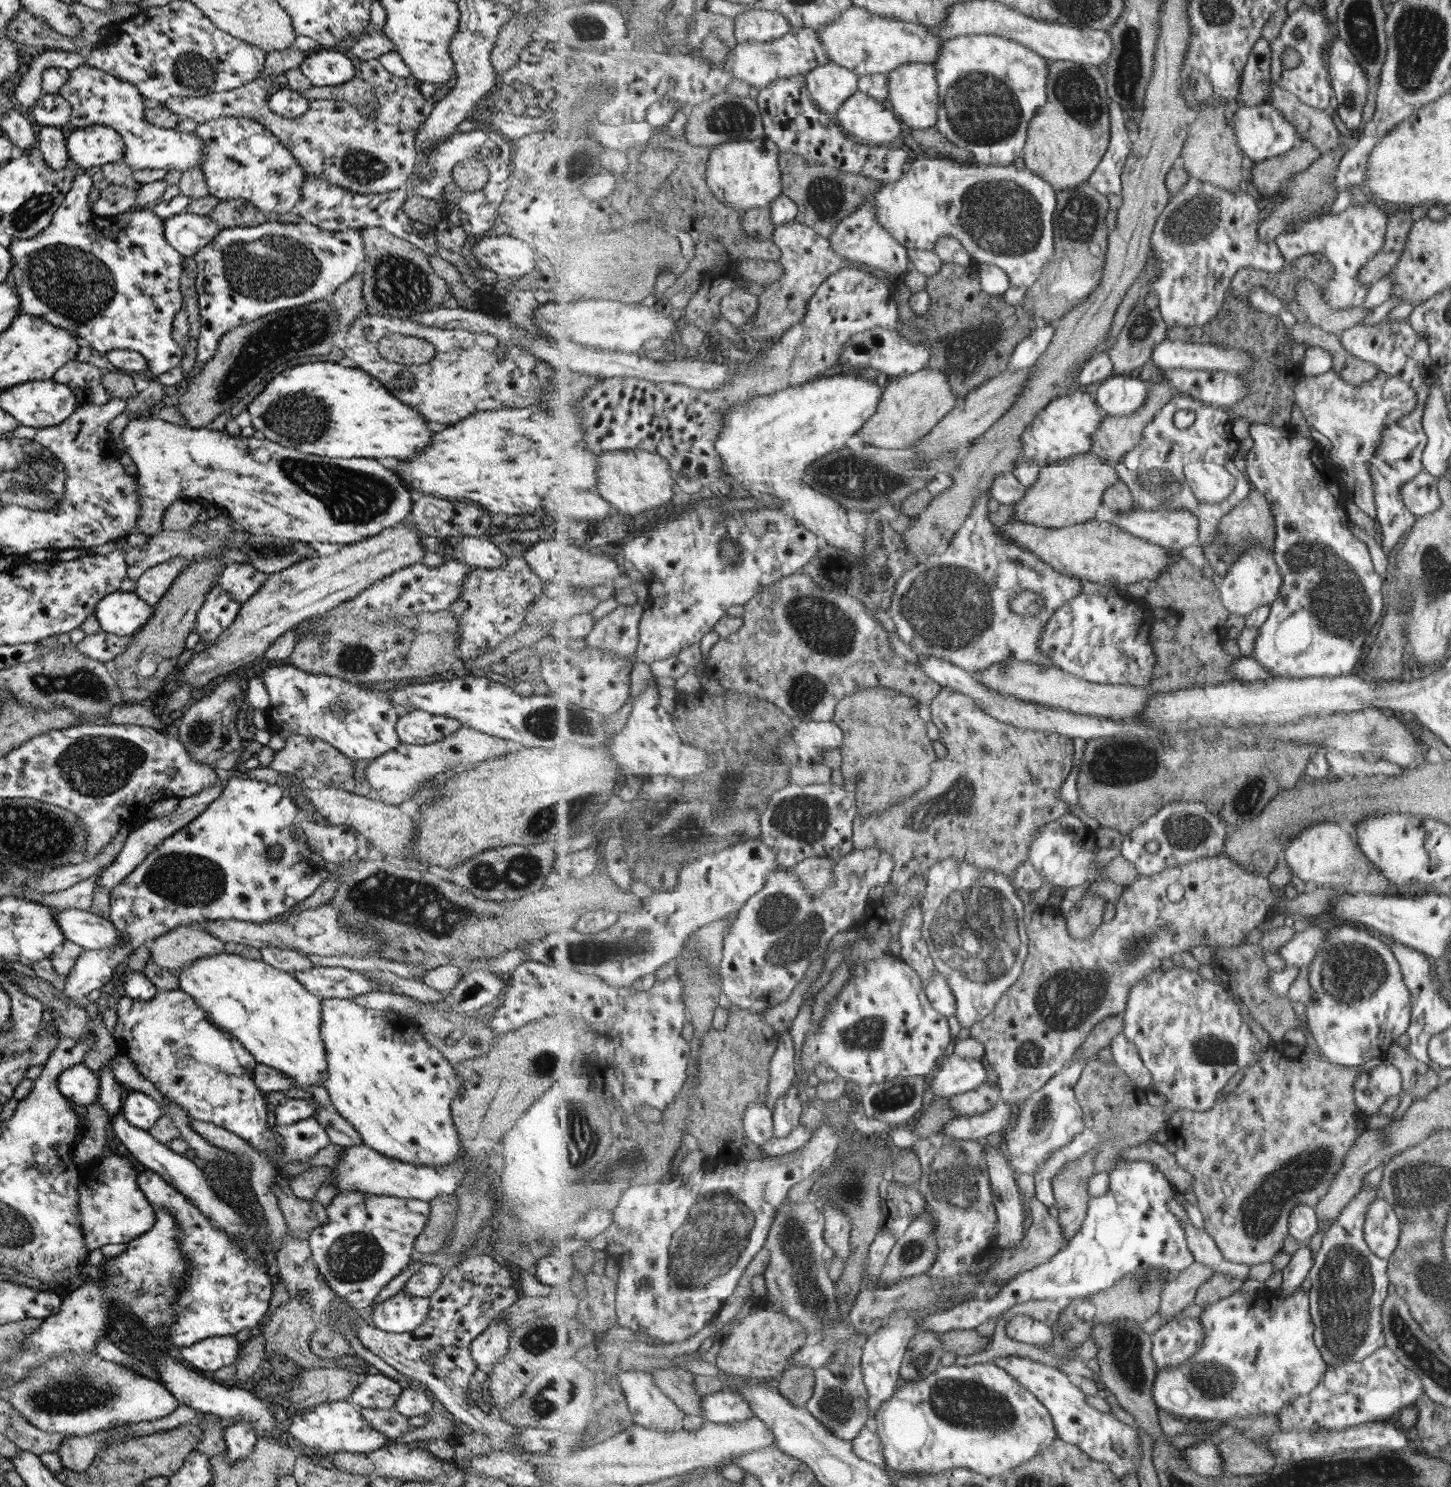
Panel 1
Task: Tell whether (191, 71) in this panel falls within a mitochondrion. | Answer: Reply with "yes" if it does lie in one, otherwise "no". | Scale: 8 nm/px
yes

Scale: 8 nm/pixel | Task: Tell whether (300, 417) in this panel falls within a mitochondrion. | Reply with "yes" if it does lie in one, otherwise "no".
yes

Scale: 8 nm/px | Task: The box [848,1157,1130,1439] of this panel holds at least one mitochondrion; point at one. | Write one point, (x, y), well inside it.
(966, 1404)

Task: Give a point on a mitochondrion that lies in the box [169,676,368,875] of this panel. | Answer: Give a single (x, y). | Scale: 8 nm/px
(201, 731)

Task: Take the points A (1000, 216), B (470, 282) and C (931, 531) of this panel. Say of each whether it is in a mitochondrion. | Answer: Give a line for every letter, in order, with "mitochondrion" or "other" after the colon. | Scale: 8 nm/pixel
A: mitochondrion
B: other
C: other

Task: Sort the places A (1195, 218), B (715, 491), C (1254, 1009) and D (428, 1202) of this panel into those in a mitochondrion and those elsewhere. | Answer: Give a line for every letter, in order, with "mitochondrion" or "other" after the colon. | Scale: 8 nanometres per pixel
A: mitochondrion
B: other
C: other
D: other

